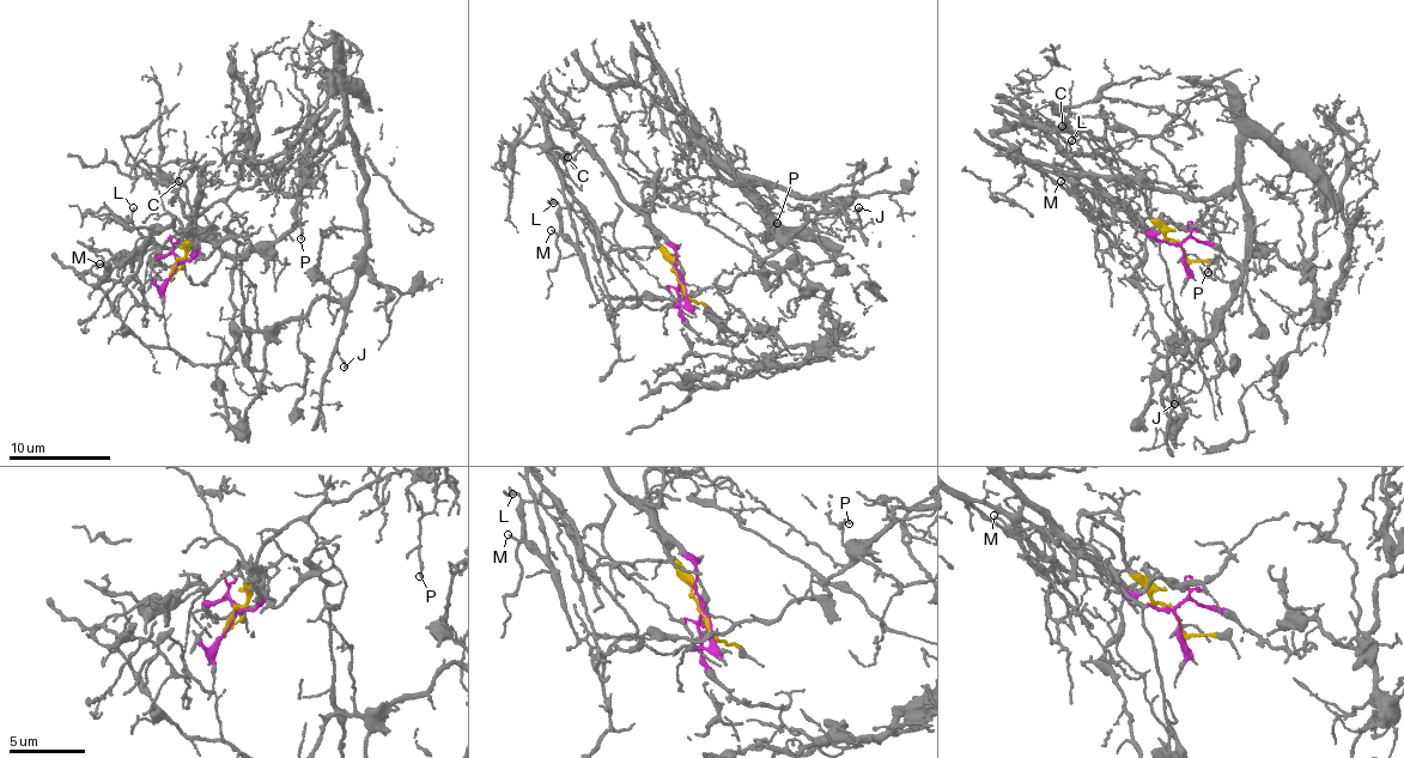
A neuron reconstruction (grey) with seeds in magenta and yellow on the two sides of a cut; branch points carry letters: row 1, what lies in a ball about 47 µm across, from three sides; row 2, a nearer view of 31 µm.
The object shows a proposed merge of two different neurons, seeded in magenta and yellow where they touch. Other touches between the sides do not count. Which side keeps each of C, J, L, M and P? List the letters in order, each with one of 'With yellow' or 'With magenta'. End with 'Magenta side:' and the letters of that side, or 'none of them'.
C: With magenta
J: With yellow
L: With magenta
M: With magenta
P: With yellow
Magenta side: C, L, M

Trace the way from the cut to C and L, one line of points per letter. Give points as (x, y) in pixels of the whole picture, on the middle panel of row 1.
C: (681, 283), (672, 246), (650, 222), (621, 199), (594, 152), (579, 141), (567, 157)
L: (681, 283), (669, 242), (619, 199), (615, 202), (619, 210), (614, 223), (597, 229), (583, 212), (553, 202)

